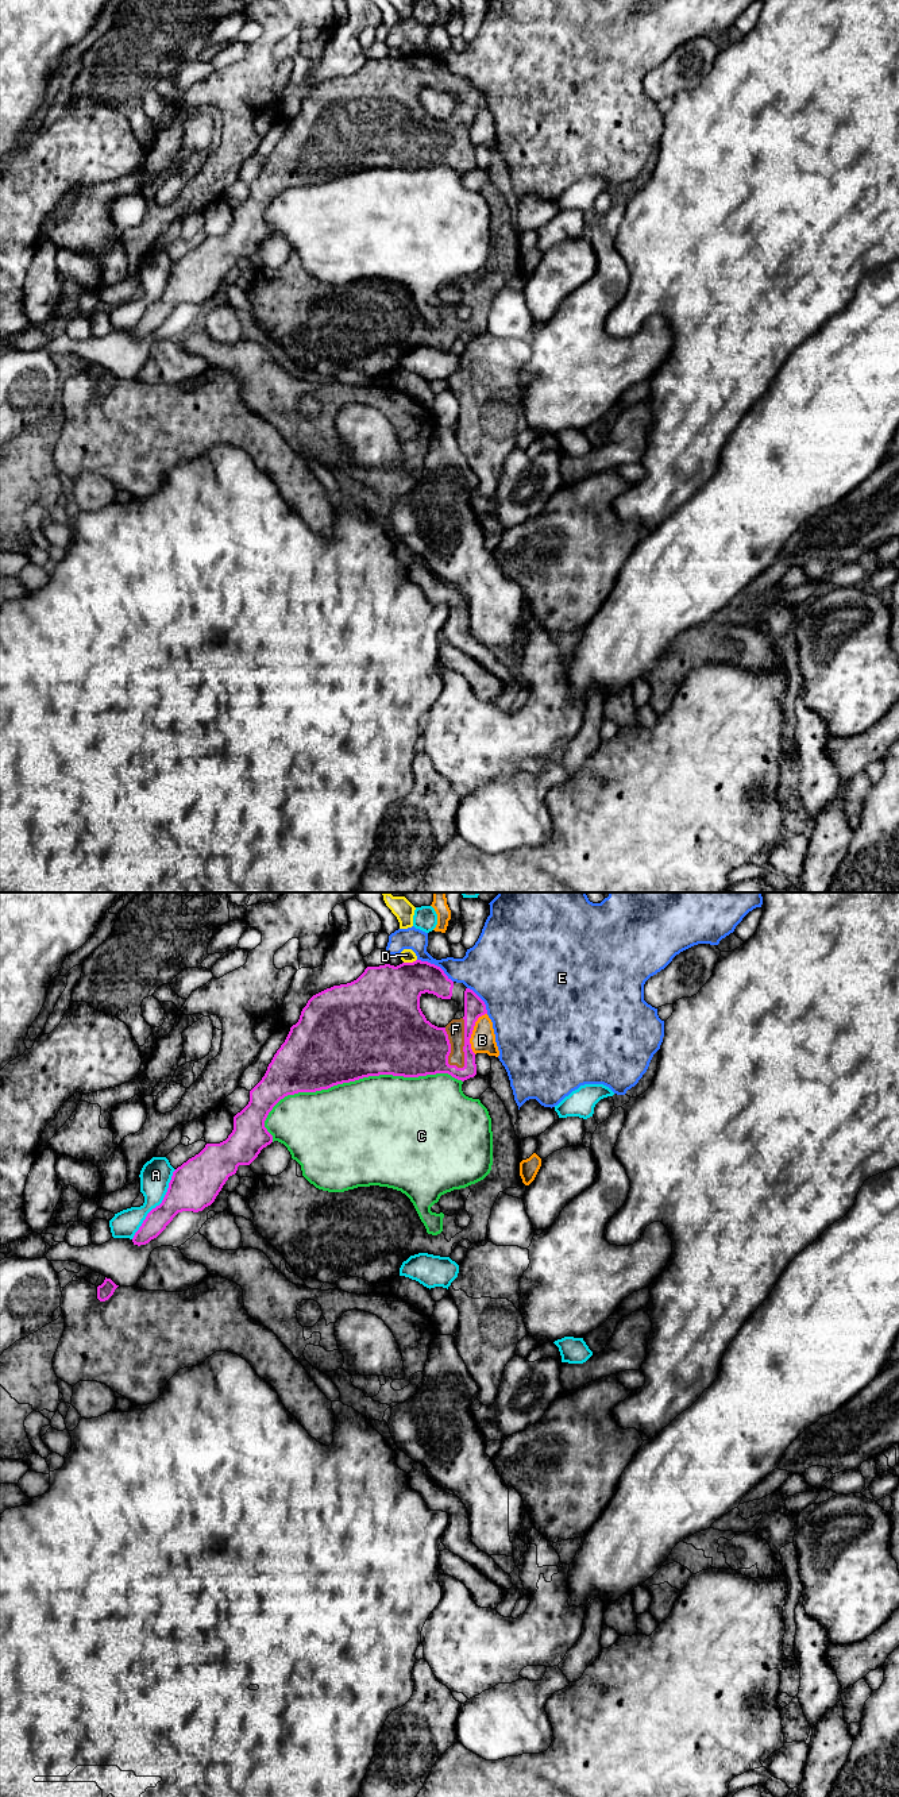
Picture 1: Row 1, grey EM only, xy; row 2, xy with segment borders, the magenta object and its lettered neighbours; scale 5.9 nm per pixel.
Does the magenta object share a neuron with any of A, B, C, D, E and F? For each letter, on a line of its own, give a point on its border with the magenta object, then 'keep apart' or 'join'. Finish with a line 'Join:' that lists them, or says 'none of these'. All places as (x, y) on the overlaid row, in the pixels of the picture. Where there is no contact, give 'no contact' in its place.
A: xy (159, 1204) | keep apart
B: xy (471, 1032) | keep apart
C: xy (358, 1079) | keep apart
D: xy (409, 963) | keep apart
E: xy (436, 966) | keep apart
F: xy (465, 1045) | join
Join: F

